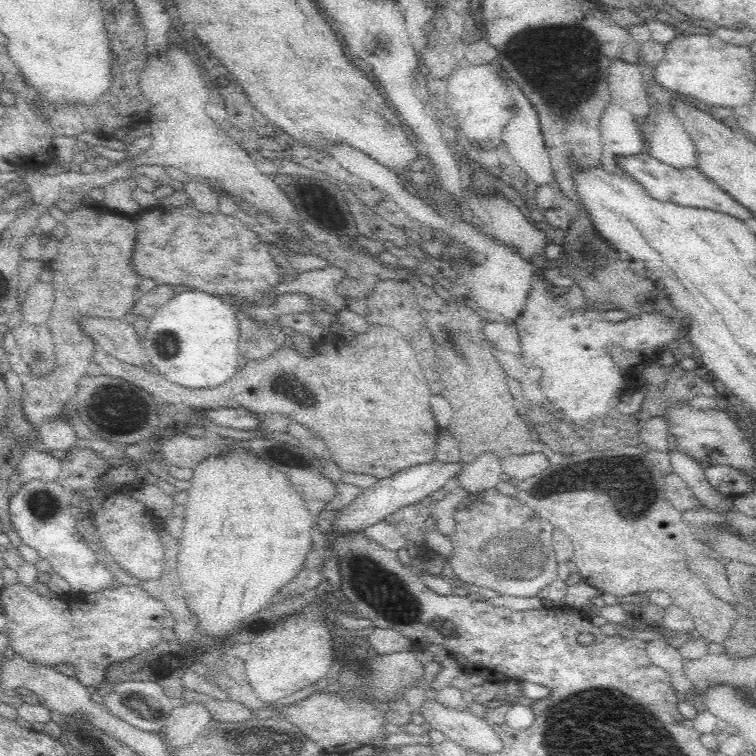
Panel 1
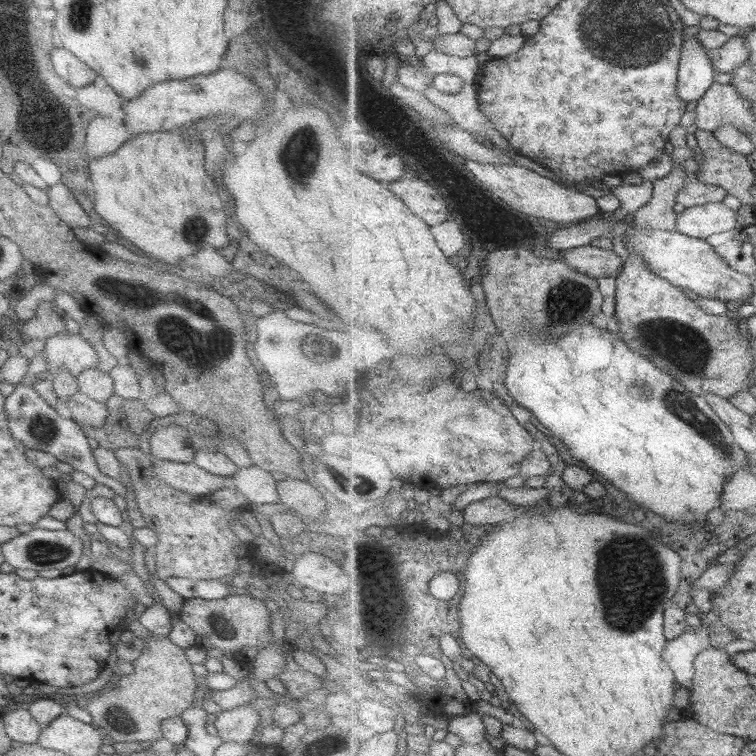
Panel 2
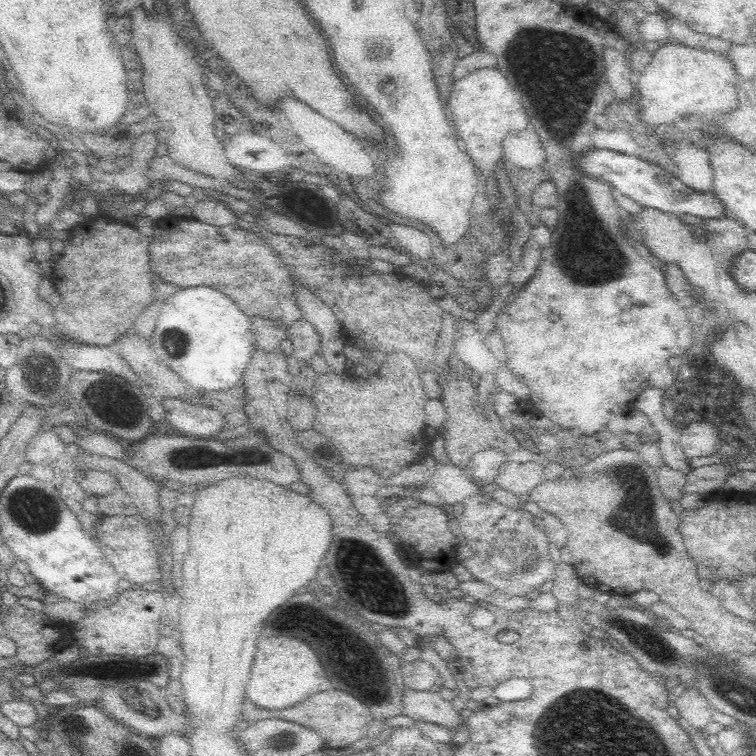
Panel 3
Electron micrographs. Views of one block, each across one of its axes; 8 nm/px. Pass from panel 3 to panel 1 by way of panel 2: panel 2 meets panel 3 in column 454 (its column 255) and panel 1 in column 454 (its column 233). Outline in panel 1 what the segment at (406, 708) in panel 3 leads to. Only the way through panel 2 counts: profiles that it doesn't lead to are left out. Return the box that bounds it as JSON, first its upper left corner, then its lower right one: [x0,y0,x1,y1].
[417,699,502,753]

